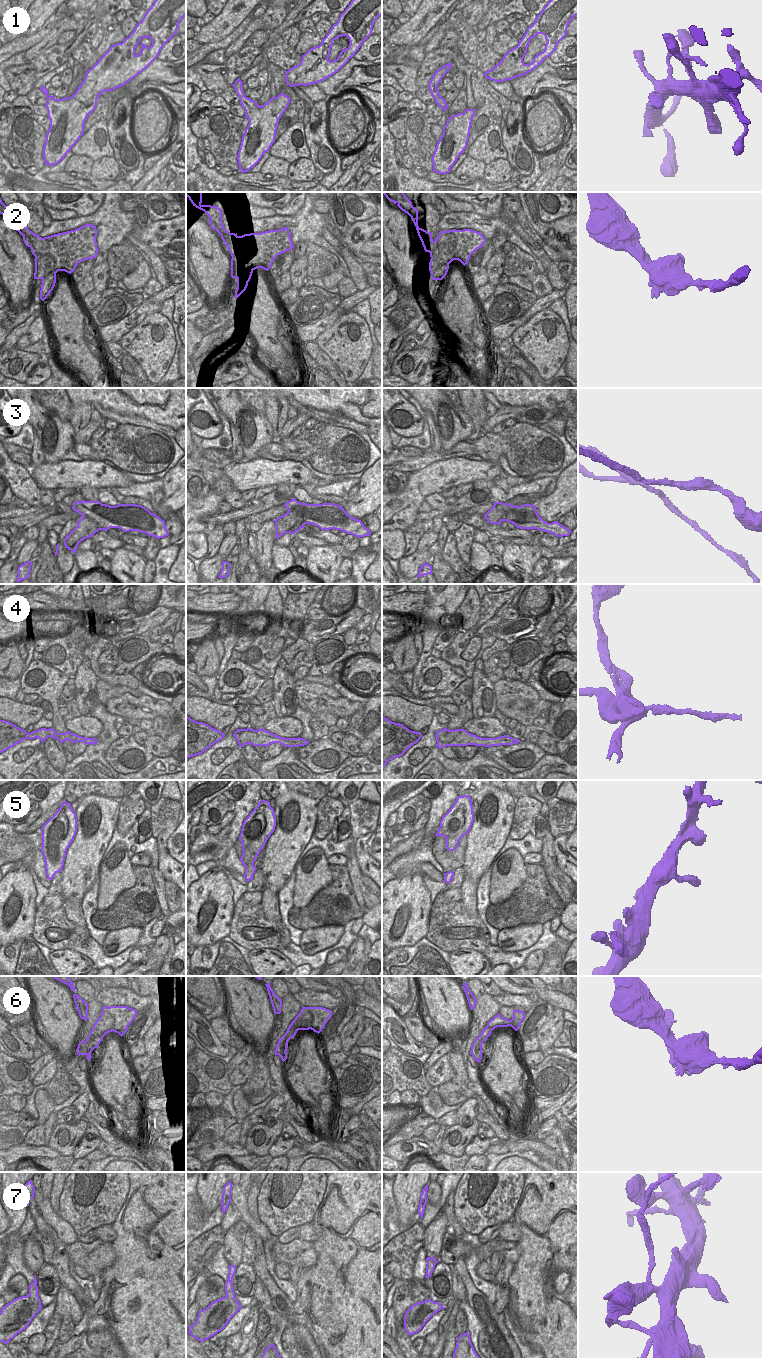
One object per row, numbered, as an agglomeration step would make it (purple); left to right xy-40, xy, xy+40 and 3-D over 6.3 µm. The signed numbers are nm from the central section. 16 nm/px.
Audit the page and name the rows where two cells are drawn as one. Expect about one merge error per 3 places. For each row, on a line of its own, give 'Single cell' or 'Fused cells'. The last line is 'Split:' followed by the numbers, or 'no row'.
1: Single cell
2: Single cell
3: Fused cells
4: Fused cells
5: Single cell
6: Fused cells
7: Fused cells
Split: 3, 4, 6, 7

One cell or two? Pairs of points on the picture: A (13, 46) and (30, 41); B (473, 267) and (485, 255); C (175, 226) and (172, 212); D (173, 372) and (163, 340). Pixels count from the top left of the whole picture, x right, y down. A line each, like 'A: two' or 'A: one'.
A: one
B: one
C: two
D: two

